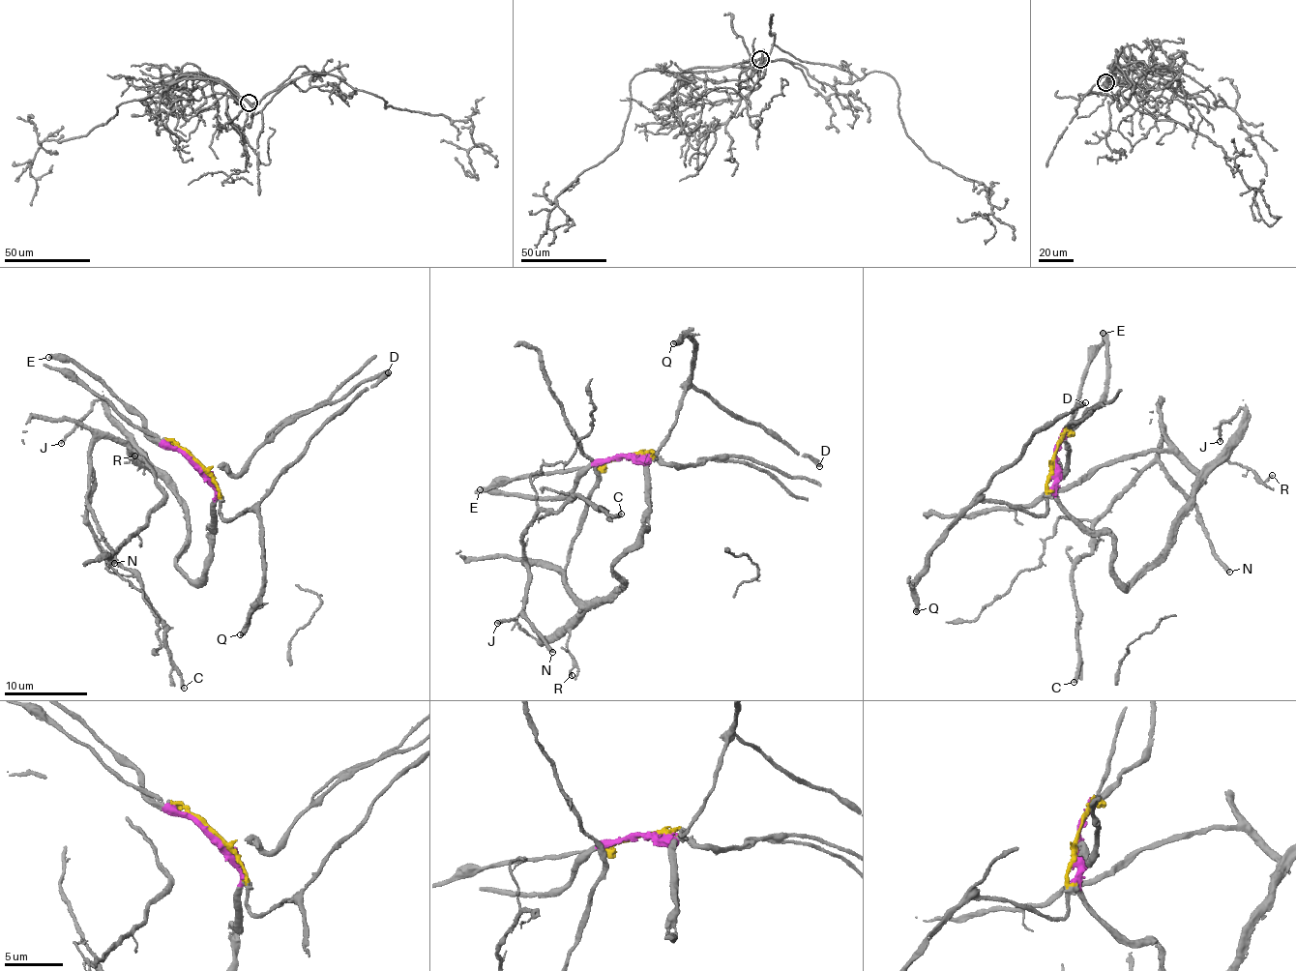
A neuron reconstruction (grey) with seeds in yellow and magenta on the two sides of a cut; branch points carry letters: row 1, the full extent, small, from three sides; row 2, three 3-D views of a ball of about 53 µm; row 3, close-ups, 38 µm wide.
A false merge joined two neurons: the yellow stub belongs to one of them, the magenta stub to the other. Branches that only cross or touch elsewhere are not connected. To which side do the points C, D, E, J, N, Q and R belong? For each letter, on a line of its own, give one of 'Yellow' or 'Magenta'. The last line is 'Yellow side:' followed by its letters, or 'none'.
C: Magenta
D: Yellow
E: Magenta
J: Magenta
N: Magenta
Q: Yellow
R: Magenta
Yellow side: D, Q

